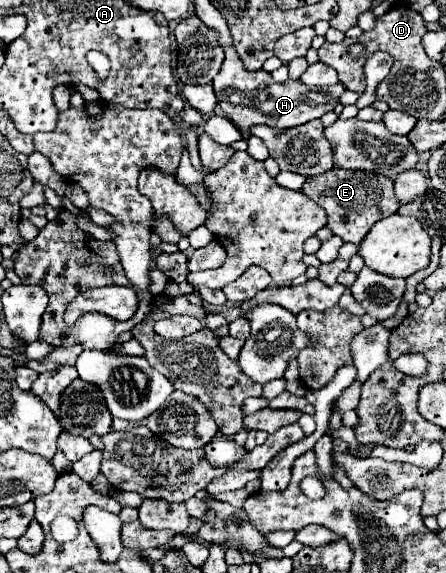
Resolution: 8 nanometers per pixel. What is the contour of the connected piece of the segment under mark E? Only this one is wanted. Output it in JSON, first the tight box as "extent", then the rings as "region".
{"extent":[302,169,398,245],"region":[[[330,169],[328,173],[322,173],[320,177],[306,179],[302,193],[310,197],[314,203],[318,203],[326,215],[330,231],[338,235],[346,243],[360,245],[360,241],[366,237],[366,233],[372,229],[372,225],[398,211],[398,201],[394,197],[392,181],[384,175],[368,173],[368,171],[344,171],[344,169]]]}

